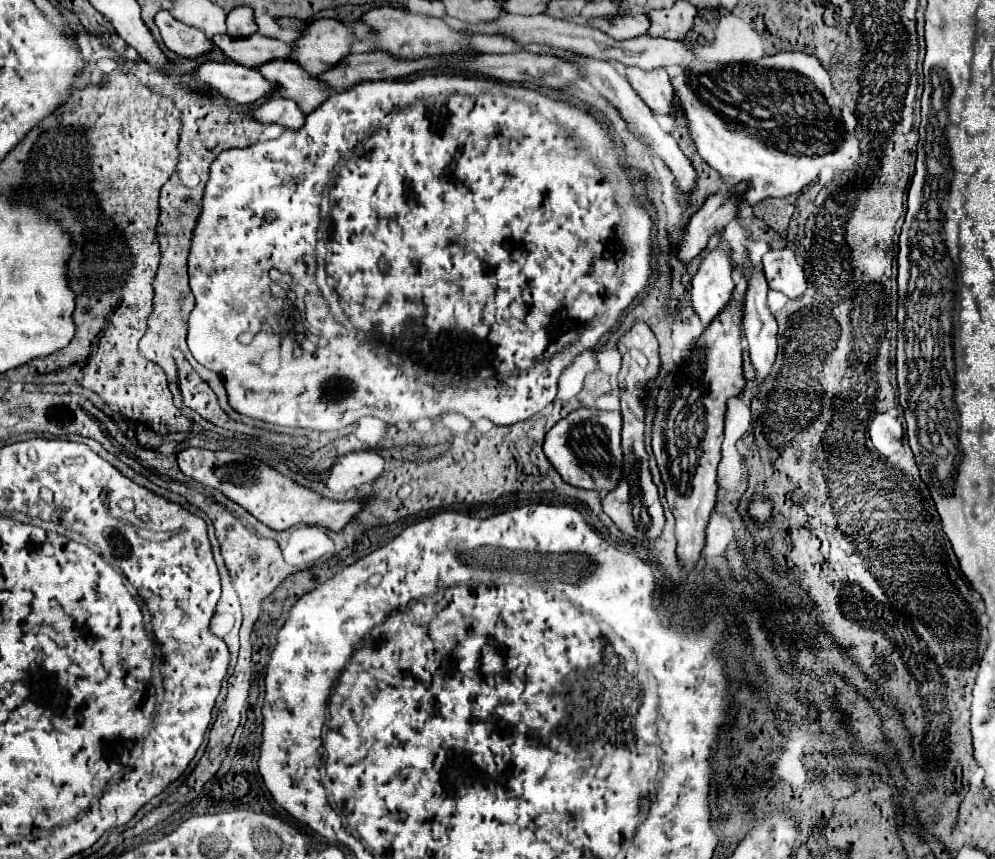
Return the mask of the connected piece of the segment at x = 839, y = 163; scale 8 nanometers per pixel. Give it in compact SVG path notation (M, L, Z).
M794 51L768 55L754 63L700 63L672 79L672 85L702 159L714 167L730 187L740 181L750 181L750 189L742 195L744 207L754 207L766 197L788 197L802 191L820 175L822 167L848 173L860 159L860 139L856 133L850 135L844 129L840 109L830 95L830 75L812 55Z

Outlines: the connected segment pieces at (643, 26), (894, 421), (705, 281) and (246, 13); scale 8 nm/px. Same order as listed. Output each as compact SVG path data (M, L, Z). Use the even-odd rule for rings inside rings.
M606 15L606 17L590 17L588 23L612 39L634 39L648 31L648 17L640 15Z
M892 413L876 415L870 425L870 439L872 439L874 447L886 457L900 453L902 439L904 439L902 421L898 417L894 417Z
M720 237L718 247L702 261L692 279L692 307L704 327L710 325L732 301L734 281L728 253L730 245Z
M236 7L228 13L226 19L228 25L228 35L232 37L248 37L256 33L256 23L254 23L254 11L250 7Z

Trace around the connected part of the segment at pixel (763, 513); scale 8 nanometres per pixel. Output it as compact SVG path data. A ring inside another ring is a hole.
M754 497L750 503L750 515L756 519L768 519L772 511L772 503L764 497Z

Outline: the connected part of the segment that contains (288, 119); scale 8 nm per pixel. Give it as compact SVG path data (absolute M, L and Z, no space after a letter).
M272 97L254 111L254 117L262 123L280 123L286 129L300 129L304 125L302 109L296 105L296 101L284 97Z

